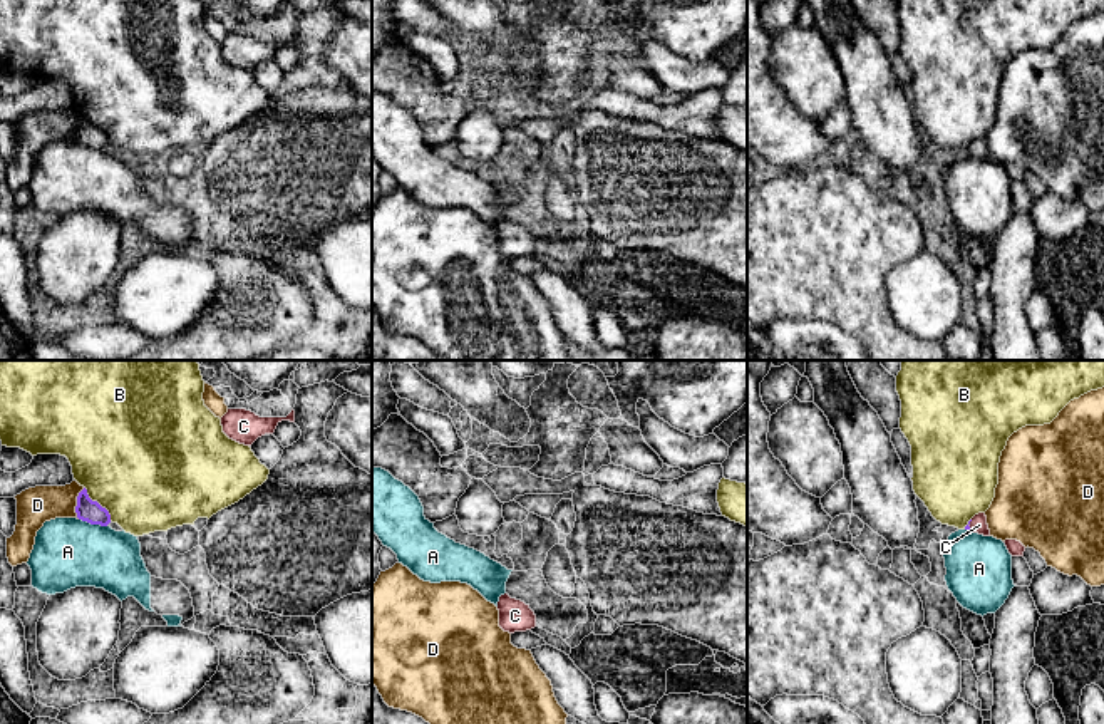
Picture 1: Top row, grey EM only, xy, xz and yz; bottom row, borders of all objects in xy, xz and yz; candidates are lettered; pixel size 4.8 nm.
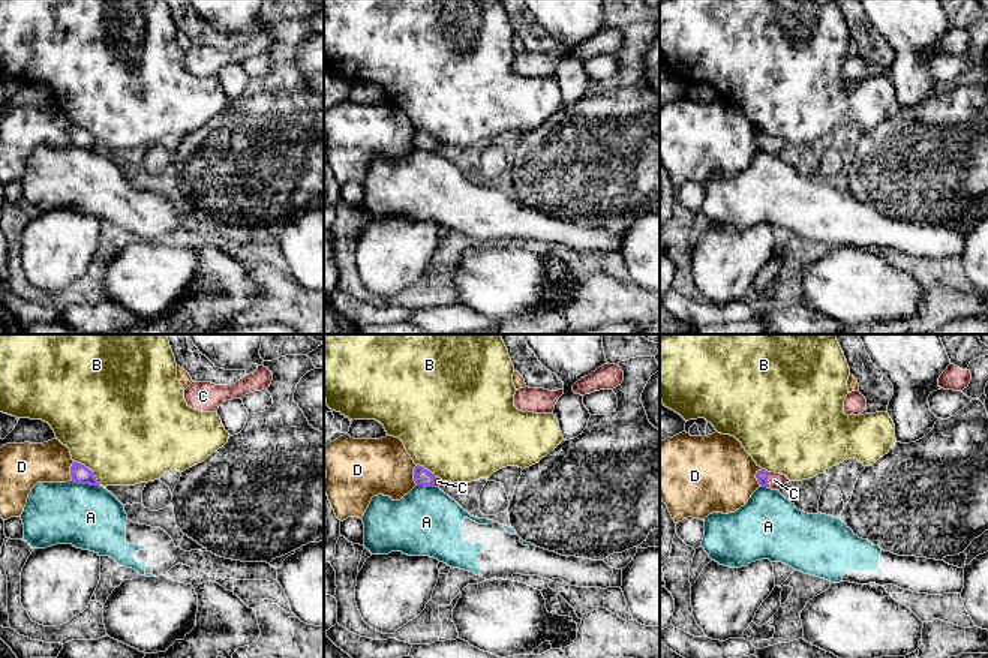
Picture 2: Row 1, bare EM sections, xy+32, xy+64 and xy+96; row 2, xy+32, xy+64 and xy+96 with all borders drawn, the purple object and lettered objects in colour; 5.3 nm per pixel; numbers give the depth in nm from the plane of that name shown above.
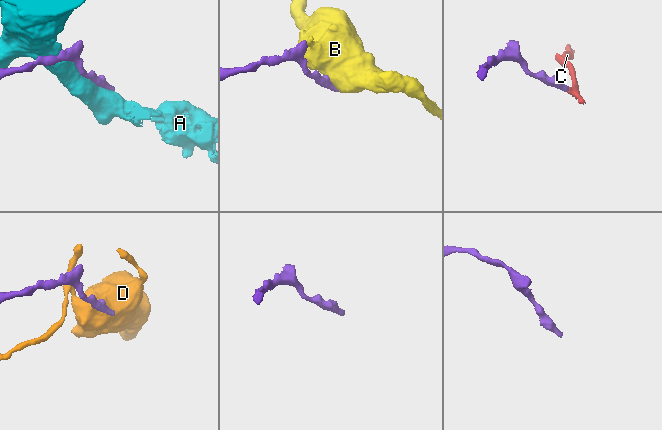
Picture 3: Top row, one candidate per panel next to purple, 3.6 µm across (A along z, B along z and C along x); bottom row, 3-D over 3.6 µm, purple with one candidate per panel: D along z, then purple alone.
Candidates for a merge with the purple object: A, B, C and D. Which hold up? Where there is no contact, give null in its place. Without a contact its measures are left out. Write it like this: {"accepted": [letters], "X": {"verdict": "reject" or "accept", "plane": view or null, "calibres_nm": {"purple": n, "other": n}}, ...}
{"accepted": ["C"], "A": {"verdict": "reject", "plane": "xy", "calibres_nm": {"purple": 110, "other": 320}}, "B": {"verdict": "reject", "plane": "xy", "calibres_nm": {"purple": 110, "other": 500}}, "C": {"verdict": "accept", "plane": "yz", "calibres_nm": {"purple": 20, "other": 80}}, "D": {"verdict": "reject", "plane": "xy", "calibres_nm": {"purple": 110, "other": 180}}}

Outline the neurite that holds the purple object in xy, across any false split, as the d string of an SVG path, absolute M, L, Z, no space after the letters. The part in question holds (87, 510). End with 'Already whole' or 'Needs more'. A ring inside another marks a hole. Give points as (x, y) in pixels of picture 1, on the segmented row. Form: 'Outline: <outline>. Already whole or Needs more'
Outline: M84 488L77 496L75 506L77 518L90 525L107 526L111 523L111 515L97 501L92 501Z. Already whole

